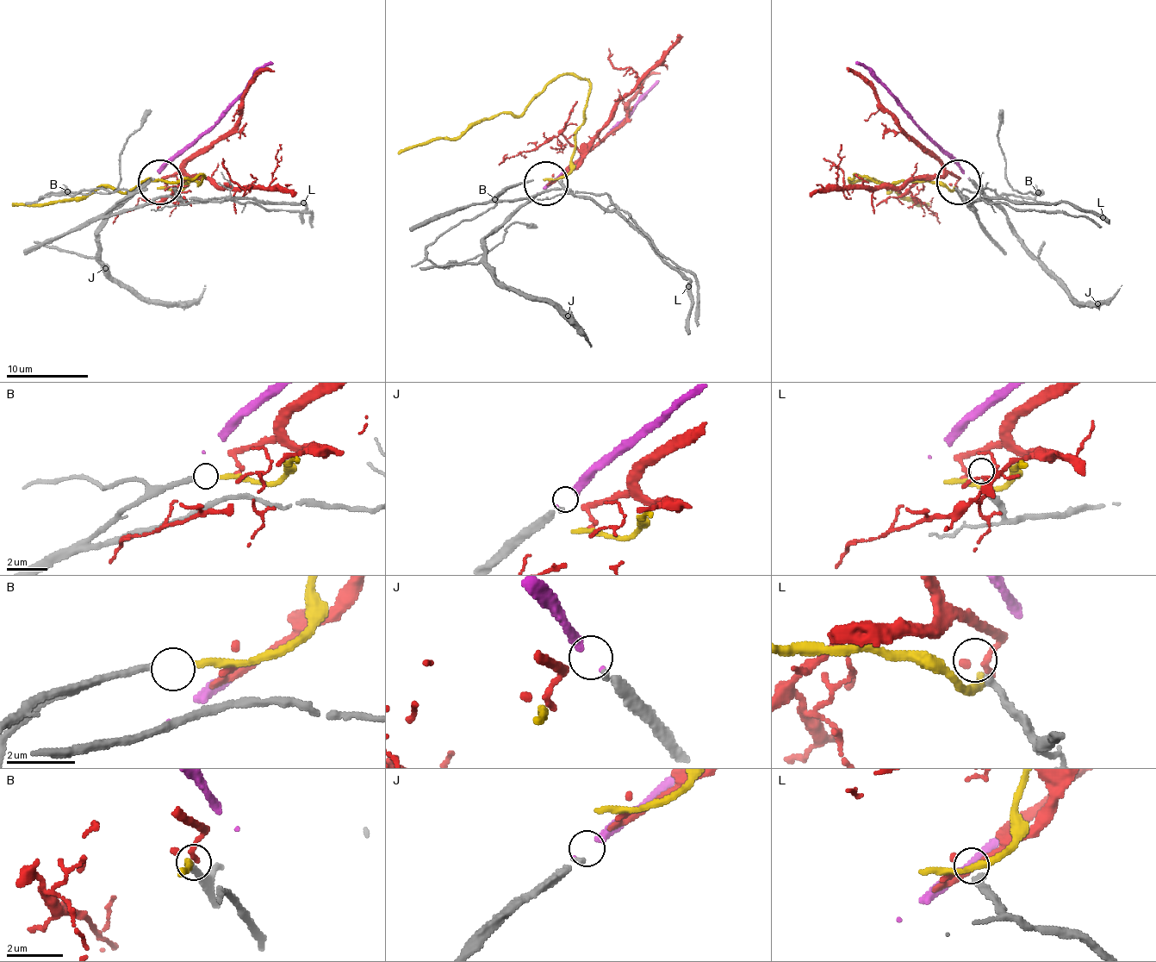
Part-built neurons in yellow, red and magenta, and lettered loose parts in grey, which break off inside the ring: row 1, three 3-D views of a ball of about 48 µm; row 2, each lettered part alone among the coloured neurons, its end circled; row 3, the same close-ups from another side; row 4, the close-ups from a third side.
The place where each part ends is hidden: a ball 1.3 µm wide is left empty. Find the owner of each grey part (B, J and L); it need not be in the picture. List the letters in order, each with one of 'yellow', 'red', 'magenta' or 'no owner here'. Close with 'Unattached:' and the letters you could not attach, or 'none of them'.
B: yellow
J: magenta
L: no owner here
Unattached: L

